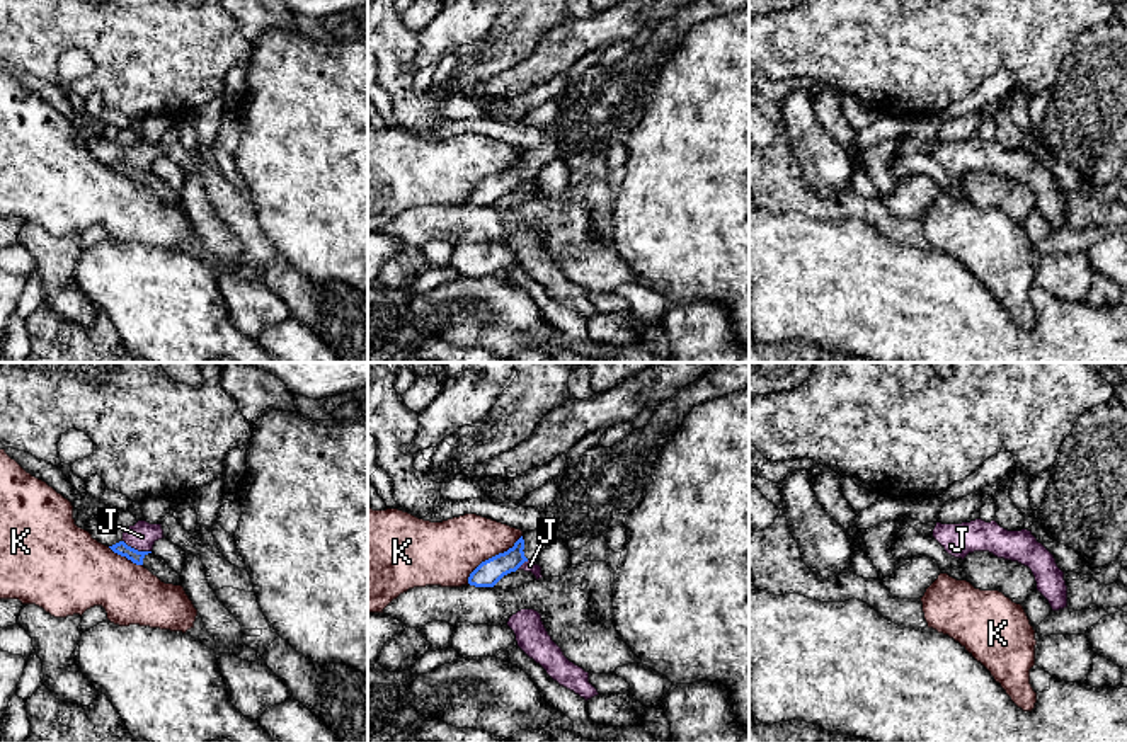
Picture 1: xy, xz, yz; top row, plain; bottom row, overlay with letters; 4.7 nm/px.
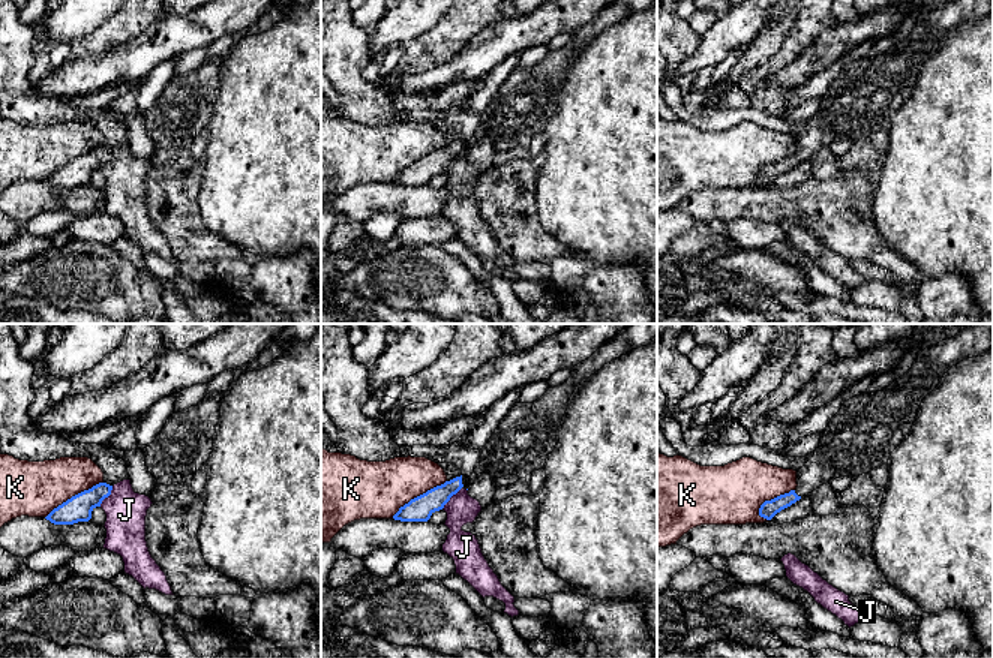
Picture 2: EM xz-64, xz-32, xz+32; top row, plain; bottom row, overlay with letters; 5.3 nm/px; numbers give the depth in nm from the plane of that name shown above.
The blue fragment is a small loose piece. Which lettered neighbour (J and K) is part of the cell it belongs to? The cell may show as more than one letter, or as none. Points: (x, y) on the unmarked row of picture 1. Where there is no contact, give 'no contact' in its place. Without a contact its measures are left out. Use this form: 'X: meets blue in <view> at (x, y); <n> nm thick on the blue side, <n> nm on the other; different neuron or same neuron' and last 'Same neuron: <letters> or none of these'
J: meets blue in xy at (137, 169); 70 nm thick on the blue side, 140 nm on the other; different neuron
K: meets blue in xz at (492, 176); 120 nm thick on the blue side, 300 nm on the other; different neuron
Same neuron: none of these

